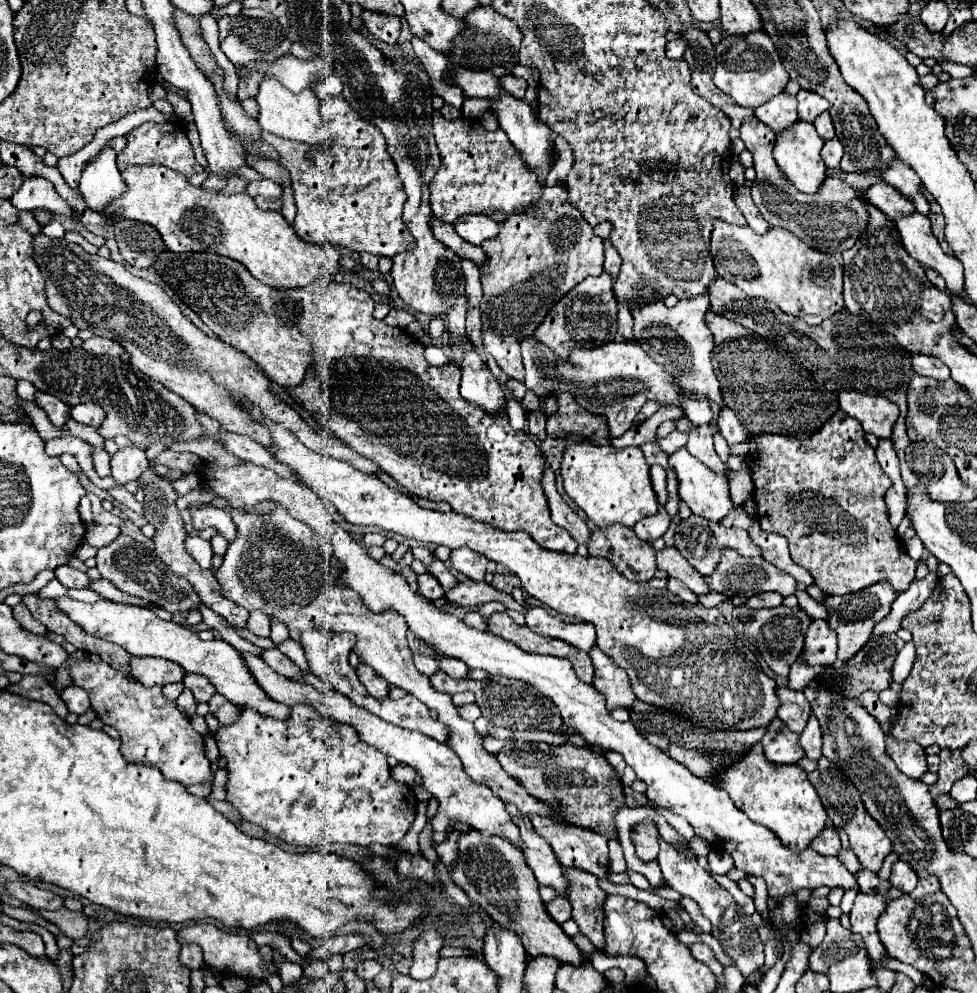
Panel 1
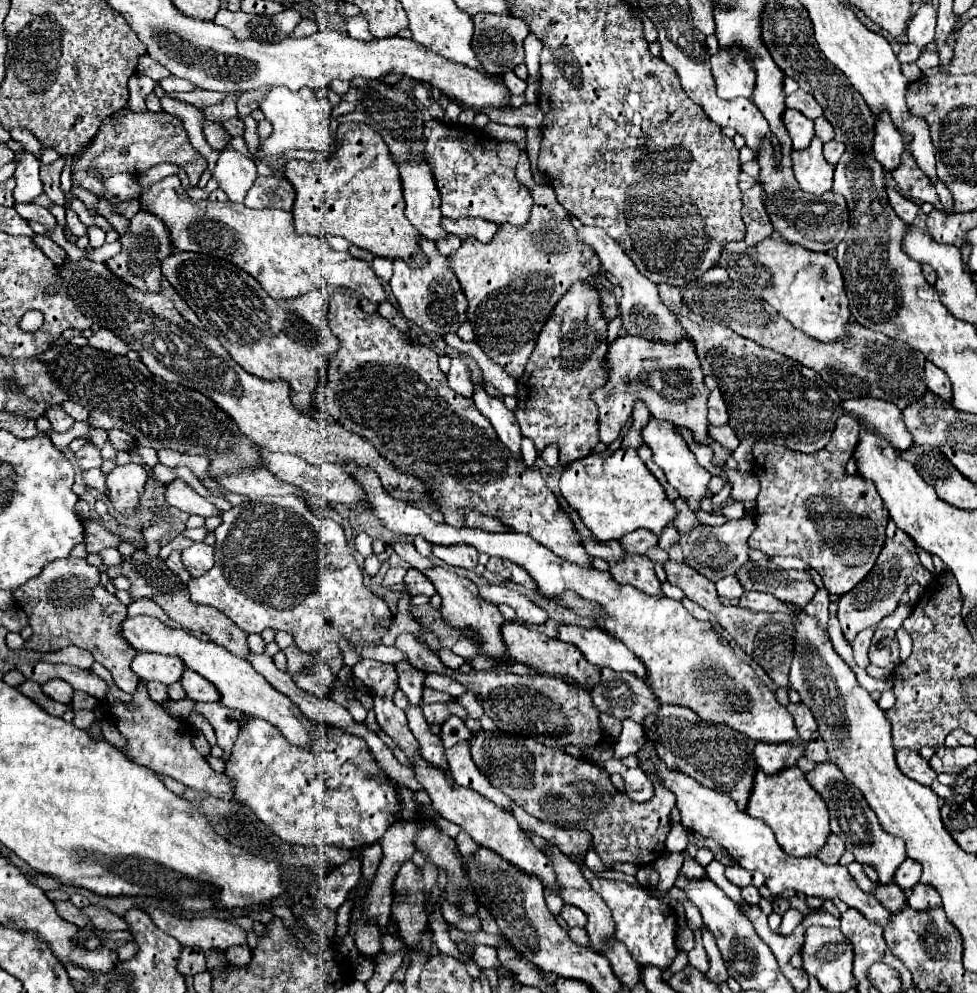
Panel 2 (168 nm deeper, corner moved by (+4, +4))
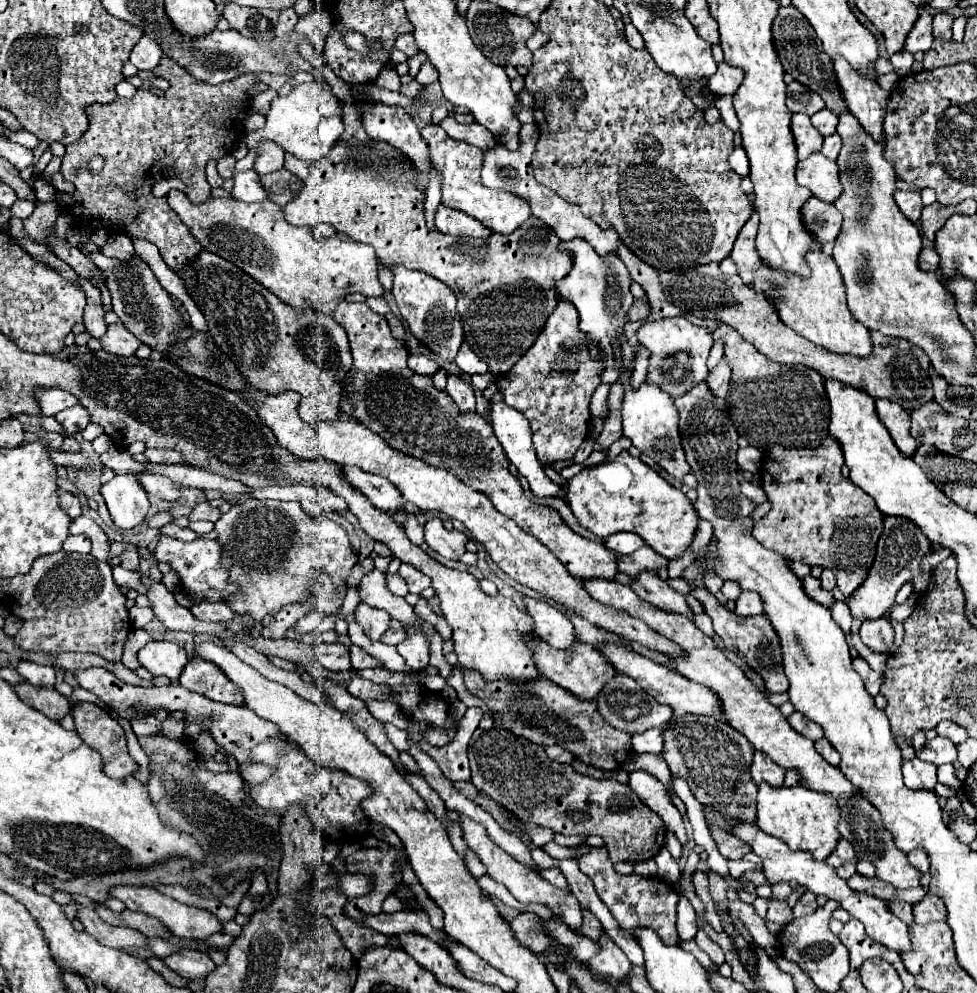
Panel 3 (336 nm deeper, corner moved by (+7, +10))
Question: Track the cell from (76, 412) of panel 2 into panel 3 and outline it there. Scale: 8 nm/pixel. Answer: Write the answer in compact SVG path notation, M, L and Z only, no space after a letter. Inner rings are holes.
M36 388L34 396L36 396L36 402L44 416L56 416L64 408L78 404L76 396L72 396L66 390L60 390L60 388Z

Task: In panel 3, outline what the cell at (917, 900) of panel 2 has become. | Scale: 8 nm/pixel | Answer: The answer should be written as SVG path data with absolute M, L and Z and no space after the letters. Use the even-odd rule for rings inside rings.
M928 894L920 904L914 906L914 920L916 924L928 924L934 920L946 920L946 906L940 898Z

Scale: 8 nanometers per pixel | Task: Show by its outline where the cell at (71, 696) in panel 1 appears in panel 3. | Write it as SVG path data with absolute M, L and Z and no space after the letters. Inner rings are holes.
M20 660L16 670L34 686L54 686L54 668L52 666L42 666L30 660Z

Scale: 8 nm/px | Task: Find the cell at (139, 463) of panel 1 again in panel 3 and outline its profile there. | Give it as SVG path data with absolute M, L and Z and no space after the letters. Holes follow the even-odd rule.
M116 474L100 492L114 524L122 530L136 528L148 514L148 496L134 474Z

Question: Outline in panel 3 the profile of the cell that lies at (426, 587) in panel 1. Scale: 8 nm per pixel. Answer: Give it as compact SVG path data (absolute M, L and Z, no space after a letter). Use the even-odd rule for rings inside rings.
M400 564L400 576L406 580L410 594L420 594L424 588L430 586L430 578L426 574L422 574L420 570L416 570L410 564Z

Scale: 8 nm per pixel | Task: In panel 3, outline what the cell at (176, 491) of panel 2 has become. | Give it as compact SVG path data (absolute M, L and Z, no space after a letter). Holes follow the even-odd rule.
M142 472L136 474L136 480L140 482L140 486L144 486L144 490L148 494L154 494L158 498L164 498L168 502L174 502L180 498L180 488L176 488L170 478L160 476L160 474L150 474L150 472Z

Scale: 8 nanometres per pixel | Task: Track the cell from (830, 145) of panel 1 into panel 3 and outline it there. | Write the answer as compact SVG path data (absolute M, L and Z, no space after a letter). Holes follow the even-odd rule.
M832 134L828 138L824 138L824 146L822 146L822 154L830 160L836 160L838 158L838 152L842 148L842 138L838 134Z

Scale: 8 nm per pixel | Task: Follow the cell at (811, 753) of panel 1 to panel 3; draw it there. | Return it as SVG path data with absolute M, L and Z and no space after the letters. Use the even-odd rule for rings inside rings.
M822 738L822 740L816 742L816 752L818 752L826 762L830 762L832 766L838 766L838 764L840 764L840 754L834 750L834 746L832 746L826 738Z

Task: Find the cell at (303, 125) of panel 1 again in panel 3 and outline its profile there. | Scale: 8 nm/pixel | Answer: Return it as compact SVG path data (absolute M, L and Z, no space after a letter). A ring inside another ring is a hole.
M316 78L312 82L304 82L294 88L292 94L288 96L278 96L270 112L266 116L266 126L262 130L246 132L246 146L250 154L242 160L236 162L236 170L248 170L252 168L256 160L256 144L260 140L272 140L278 146L282 146L286 152L294 154L296 158L302 160L318 160L330 152L338 136L344 132L344 122L342 122L342 104L340 100L332 94L328 82L324 78Z

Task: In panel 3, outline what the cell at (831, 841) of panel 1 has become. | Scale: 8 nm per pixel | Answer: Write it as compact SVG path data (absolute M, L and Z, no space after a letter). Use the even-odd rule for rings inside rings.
M842 838L842 840L838 842L836 850L828 856L826 864L834 866L834 868L838 868L838 866L842 866L842 864L846 864L846 862L852 862L852 860L856 860L854 848L852 848L852 844L850 844L848 840L844 840L844 838Z

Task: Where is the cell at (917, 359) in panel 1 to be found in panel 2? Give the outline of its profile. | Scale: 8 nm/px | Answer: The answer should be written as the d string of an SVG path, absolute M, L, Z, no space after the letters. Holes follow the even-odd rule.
M925 362L925 380L927 380L927 388L933 394L937 394L943 400L951 400L951 388L949 388L947 374L931 362Z

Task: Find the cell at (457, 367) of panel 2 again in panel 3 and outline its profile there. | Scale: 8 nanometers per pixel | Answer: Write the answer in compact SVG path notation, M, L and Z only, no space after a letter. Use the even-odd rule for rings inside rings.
M448 376L446 392L454 400L454 404L460 408L460 412L474 412L476 400L474 400L474 390L470 384L464 384L458 376Z

